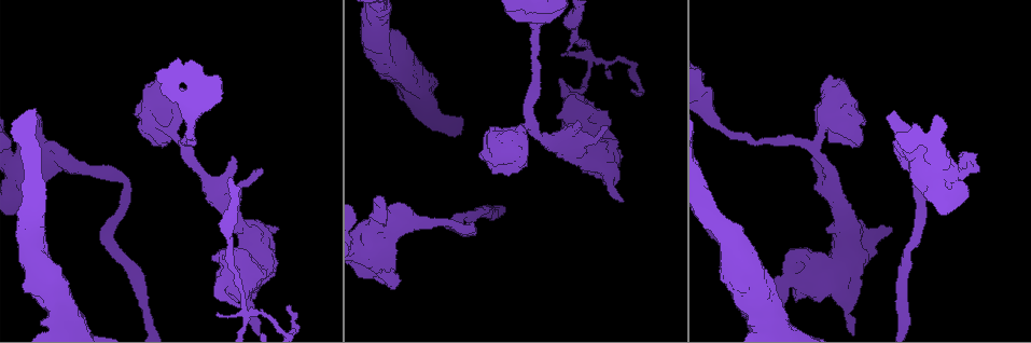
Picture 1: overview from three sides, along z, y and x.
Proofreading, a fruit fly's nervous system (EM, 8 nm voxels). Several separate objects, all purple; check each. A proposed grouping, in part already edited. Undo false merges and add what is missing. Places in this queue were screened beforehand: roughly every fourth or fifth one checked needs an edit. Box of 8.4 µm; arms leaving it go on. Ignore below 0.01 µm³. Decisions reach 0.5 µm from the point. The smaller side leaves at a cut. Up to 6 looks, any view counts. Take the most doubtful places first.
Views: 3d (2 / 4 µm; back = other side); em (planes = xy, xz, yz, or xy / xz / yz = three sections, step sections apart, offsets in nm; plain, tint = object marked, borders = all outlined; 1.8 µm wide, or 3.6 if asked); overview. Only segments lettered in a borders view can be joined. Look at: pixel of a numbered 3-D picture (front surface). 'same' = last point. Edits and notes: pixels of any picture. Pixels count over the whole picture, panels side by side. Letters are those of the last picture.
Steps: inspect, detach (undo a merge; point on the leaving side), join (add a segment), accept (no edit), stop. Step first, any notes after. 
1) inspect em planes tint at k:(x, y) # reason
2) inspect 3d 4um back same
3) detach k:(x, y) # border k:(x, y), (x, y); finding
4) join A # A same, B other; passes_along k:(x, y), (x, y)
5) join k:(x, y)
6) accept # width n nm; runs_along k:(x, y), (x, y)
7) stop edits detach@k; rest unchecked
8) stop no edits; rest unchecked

inspect em 3.6um yz step 8 tint at 1:(589, 53) # branch point

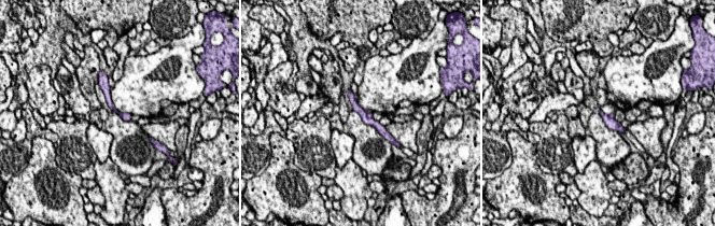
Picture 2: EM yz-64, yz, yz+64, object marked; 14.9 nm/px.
inspect em 3.6um planes borders same

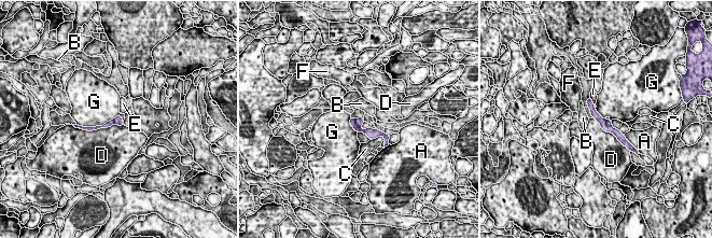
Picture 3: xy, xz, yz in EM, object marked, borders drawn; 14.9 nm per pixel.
detach 3:(609, 122) # A other, B other, C other, D other, E other, F other, G other; part_leaving 3:(352, 122), (363, 131), (377, 134); two neurons meet here

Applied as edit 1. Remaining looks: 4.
inspect em xz step 8 borders at 1:(895, 146) # thick end

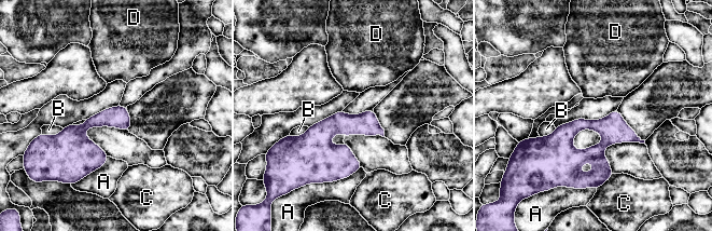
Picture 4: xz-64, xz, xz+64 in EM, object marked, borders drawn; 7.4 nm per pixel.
inspect em yz step 8 borders same # another direction

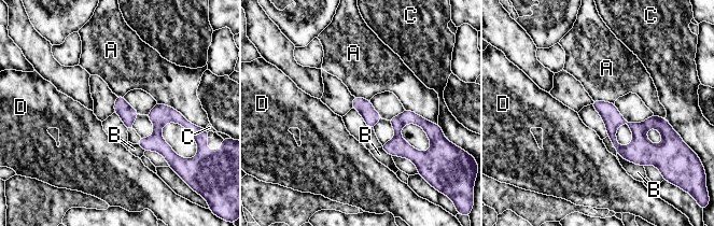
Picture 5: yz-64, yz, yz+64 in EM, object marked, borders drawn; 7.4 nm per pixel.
accept # A other, B other, C other, D other; border 5:(156, 100), (174, 108), (193, 124); no lettered segment goes on from it

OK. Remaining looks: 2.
inspect em planes borders at 1:(275, 228) # free end

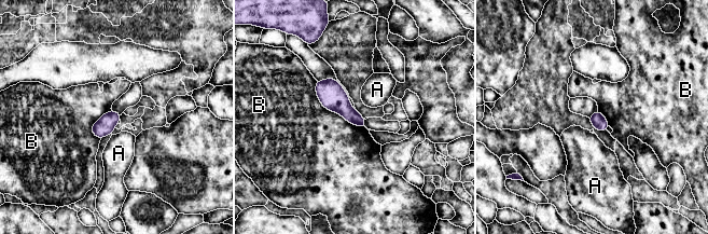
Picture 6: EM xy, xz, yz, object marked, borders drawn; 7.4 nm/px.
accept # A other, B other; border 6:(315, 80), (327, 109), (365, 128); no lettered segment goes on from it

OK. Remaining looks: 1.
stop edits detach@3; rest unchecked

